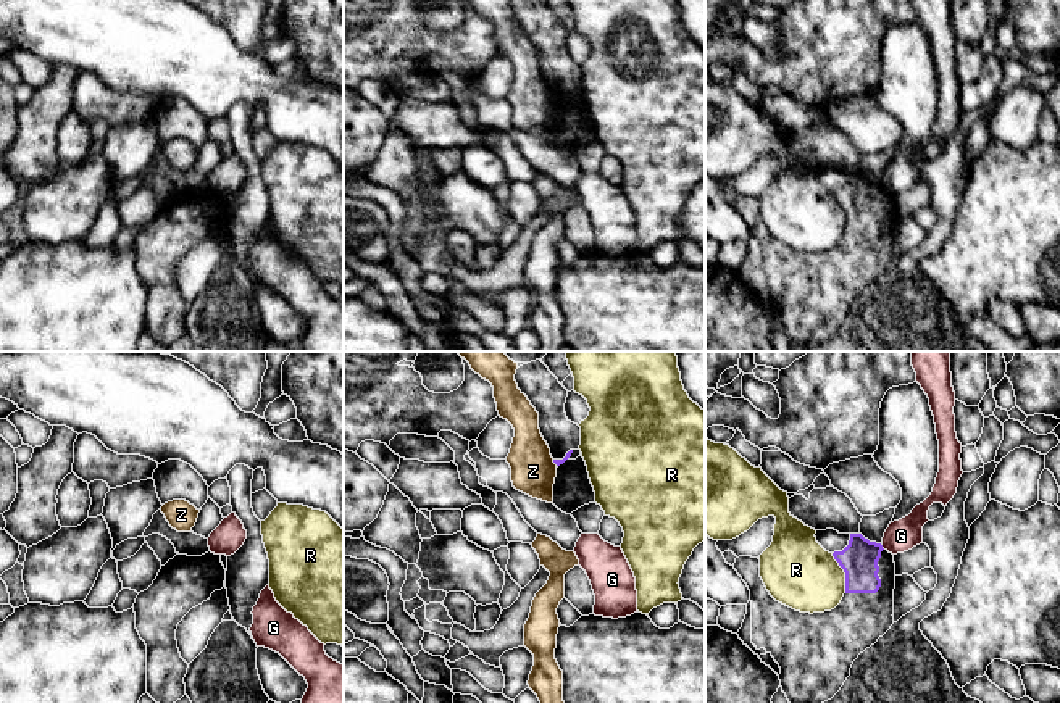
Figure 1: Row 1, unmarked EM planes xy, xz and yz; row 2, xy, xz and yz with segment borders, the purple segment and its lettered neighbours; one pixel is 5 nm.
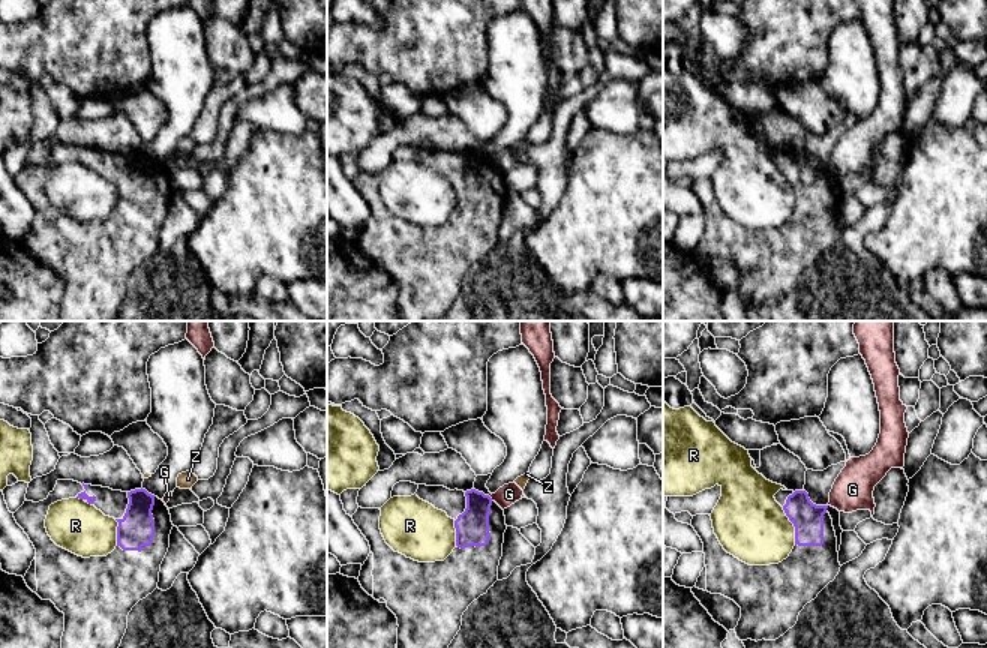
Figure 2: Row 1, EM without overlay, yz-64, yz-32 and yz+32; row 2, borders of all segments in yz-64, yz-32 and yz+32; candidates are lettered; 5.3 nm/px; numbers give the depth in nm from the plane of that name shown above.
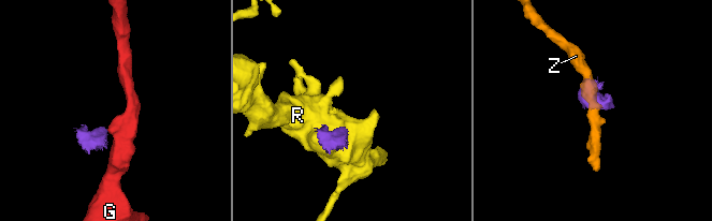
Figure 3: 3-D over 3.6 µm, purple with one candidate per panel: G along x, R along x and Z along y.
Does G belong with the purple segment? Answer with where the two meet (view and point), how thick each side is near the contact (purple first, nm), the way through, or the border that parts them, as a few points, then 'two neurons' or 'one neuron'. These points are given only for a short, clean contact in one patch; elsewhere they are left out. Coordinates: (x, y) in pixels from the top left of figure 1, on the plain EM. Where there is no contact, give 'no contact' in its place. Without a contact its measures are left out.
contact yz (881, 186); calibres 190 and 160 nm; border yz (881, 184), (884, 187); two neurons

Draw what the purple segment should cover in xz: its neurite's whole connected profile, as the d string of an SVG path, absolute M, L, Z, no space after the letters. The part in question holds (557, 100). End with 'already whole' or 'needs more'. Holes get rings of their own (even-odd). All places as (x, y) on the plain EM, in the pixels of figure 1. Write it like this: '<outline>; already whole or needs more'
M542 0L516 8L515 19L539 52L539 68L557 105L563 103L581 84L581 66L565 52L568 29Z; needs more

